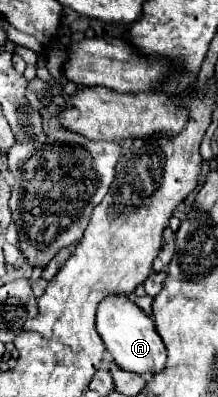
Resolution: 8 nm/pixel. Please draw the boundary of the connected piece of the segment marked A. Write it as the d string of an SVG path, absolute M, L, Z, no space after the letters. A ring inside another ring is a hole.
M107 295L97 309L97 333L101 335L107 351L113 355L113 361L125 371L133 373L151 373L155 375L165 367L167 351L155 329L155 323L149 315L143 313L129 297L125 295Z

